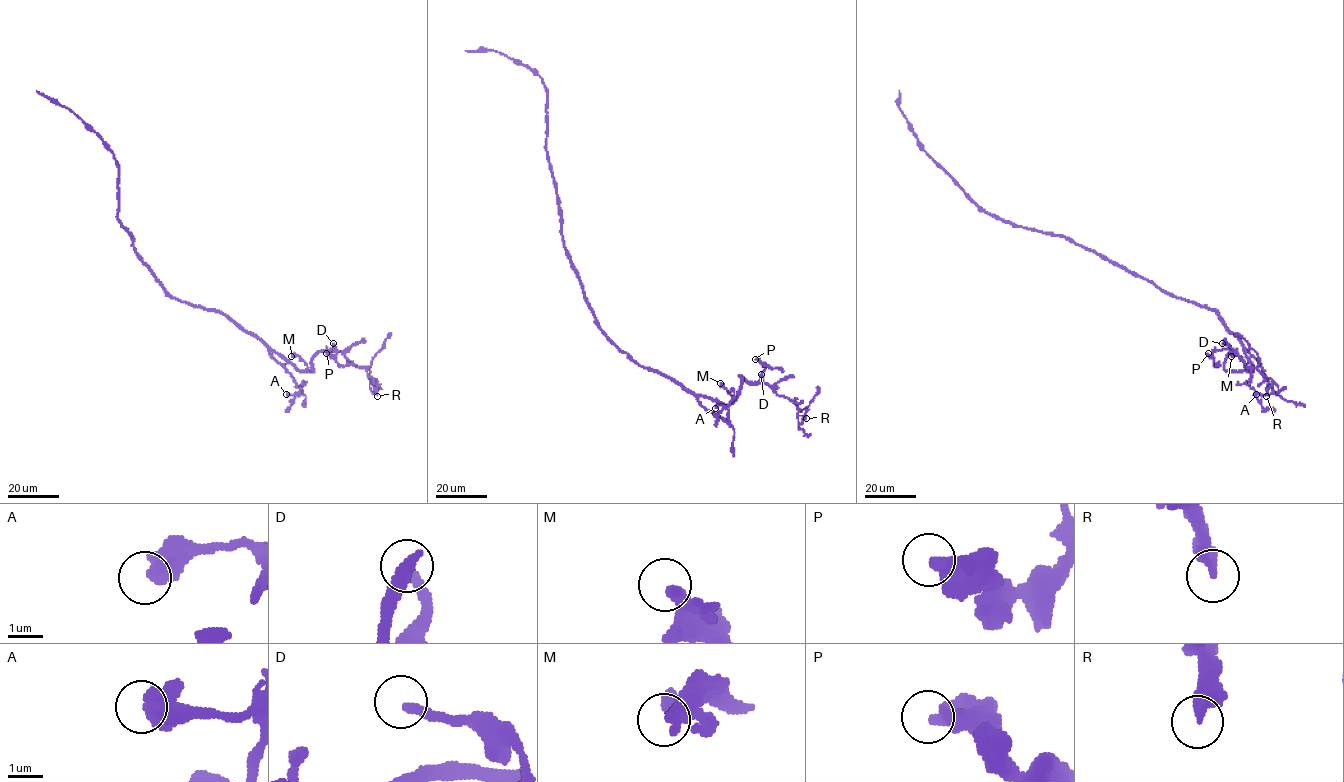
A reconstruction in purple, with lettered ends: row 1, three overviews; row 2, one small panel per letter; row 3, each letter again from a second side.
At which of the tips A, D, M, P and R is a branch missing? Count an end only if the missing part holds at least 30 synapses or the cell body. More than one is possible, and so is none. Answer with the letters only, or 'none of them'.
D

